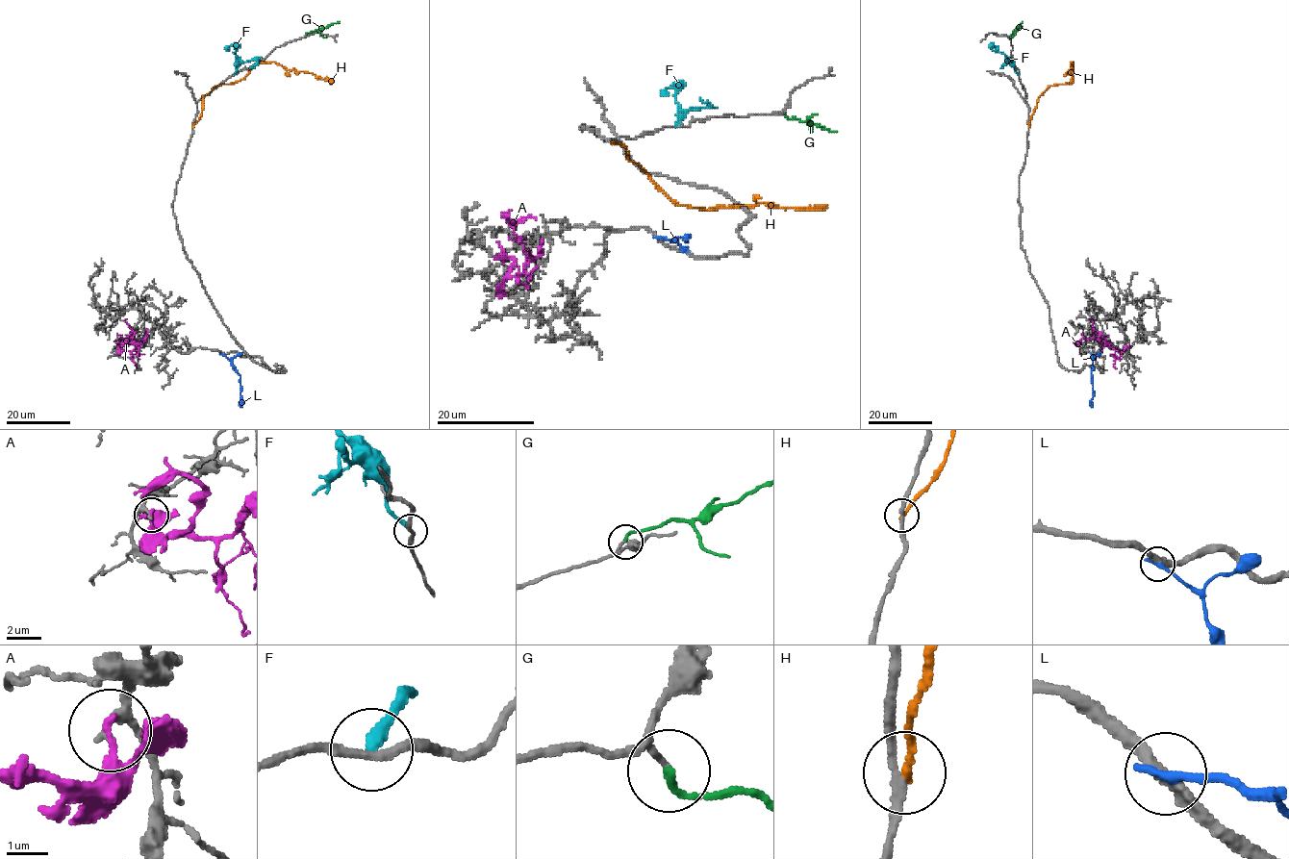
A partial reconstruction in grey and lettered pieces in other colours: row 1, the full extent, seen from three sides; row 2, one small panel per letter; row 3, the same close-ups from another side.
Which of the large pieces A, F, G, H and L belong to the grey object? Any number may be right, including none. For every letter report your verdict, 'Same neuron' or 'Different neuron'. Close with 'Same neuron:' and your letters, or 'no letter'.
A: Different neuron
F: Different neuron
G: Same neuron
H: Different neuron
L: Different neuron
Same neuron: G

